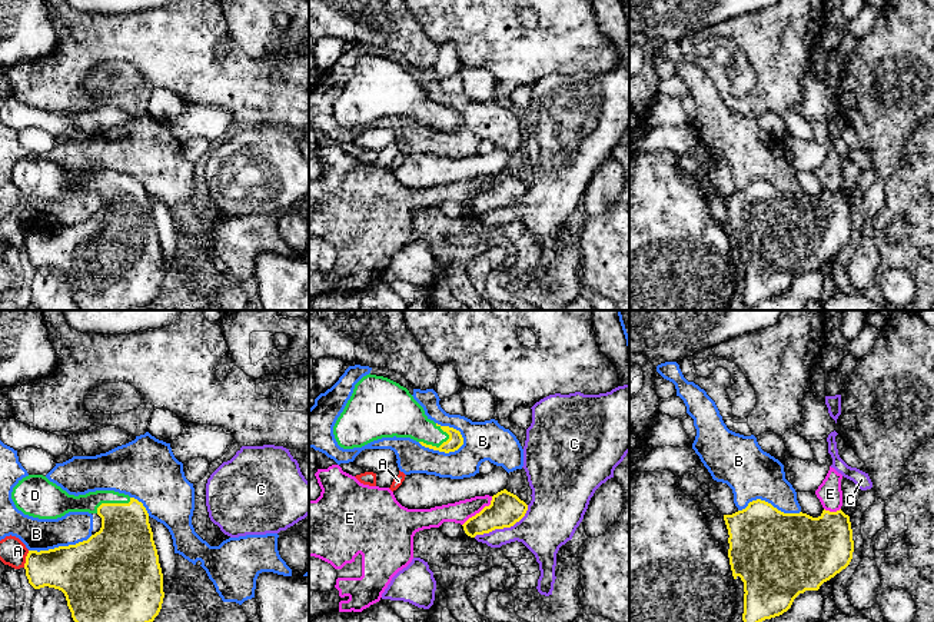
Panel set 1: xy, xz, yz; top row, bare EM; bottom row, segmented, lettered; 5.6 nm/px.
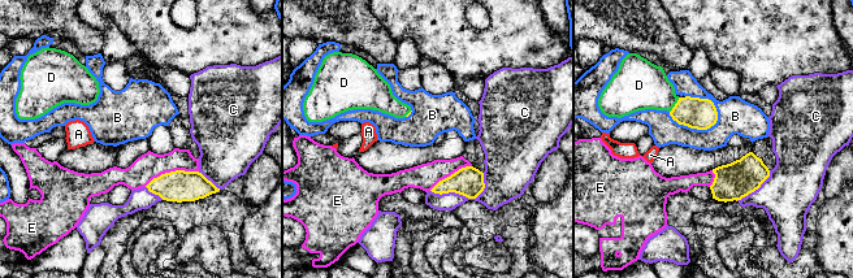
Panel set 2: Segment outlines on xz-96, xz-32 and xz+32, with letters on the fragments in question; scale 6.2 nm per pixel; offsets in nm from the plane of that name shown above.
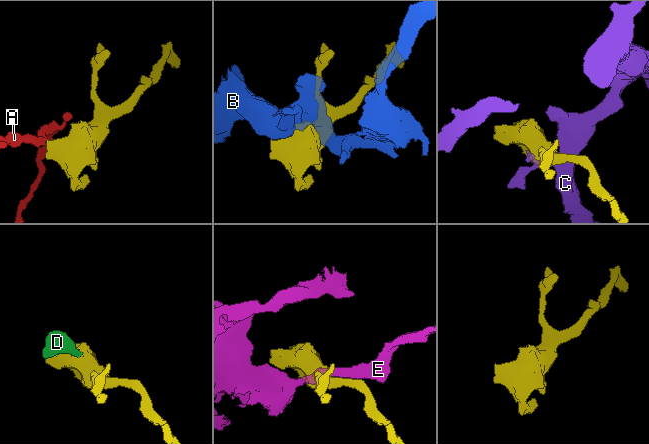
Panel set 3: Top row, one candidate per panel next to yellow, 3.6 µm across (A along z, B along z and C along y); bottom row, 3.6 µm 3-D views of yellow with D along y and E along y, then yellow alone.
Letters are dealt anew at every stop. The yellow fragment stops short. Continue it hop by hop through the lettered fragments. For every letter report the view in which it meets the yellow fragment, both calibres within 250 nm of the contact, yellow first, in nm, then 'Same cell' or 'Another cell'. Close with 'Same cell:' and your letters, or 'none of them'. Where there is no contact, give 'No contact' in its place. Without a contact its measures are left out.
A: Touches yellow in xy. Thickness 260 nm (yellow) against 150 nm. Another cell
B: Touches yellow in xz. Thickness 90 nm (yellow) against 220 nm. Another cell
C: Touches yellow in xz. Thickness 190 nm (yellow) against 280 nm. Another cell
D: Touches yellow in xz. Thickness 90 nm (yellow) against 240 nm. Same cell
E: Touches yellow in xz. Thickness 190 nm (yellow) against 120 nm. Another cell
Same cell: D

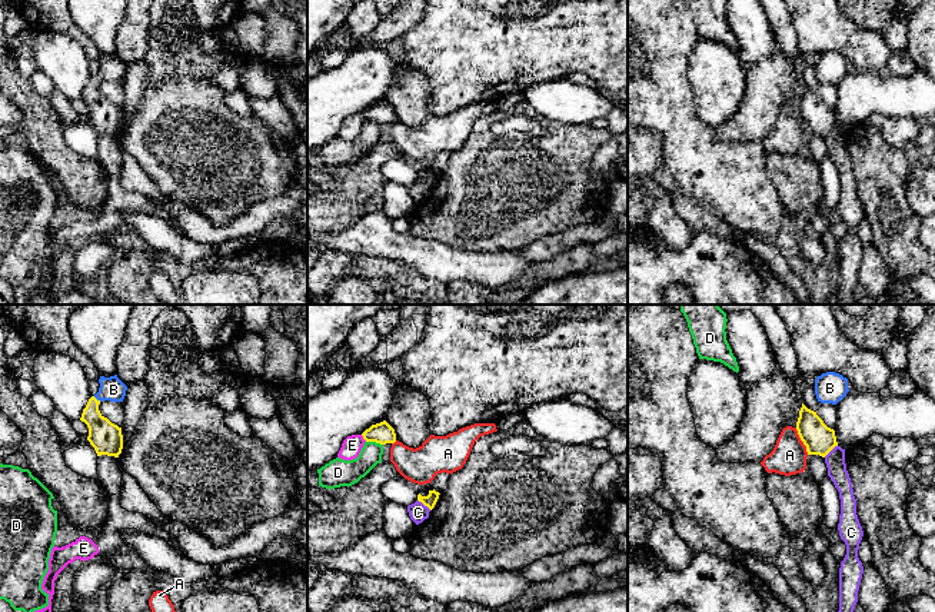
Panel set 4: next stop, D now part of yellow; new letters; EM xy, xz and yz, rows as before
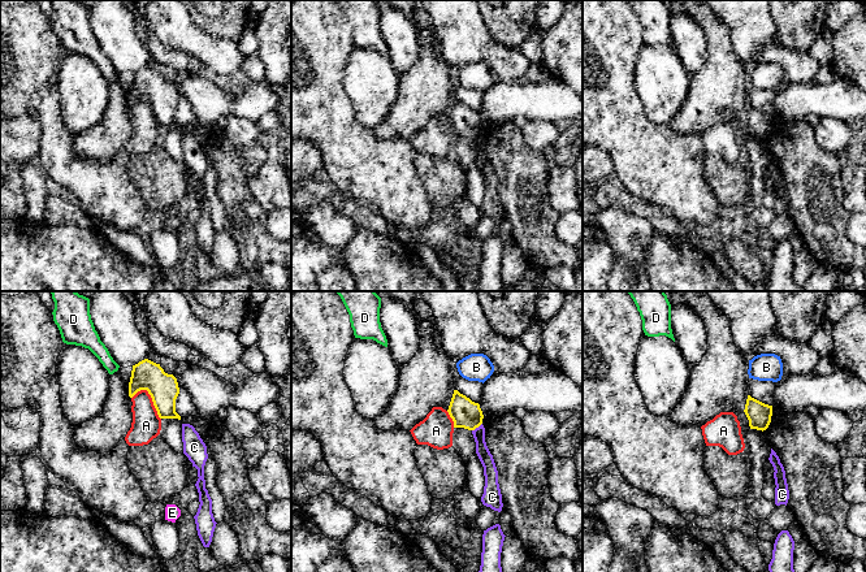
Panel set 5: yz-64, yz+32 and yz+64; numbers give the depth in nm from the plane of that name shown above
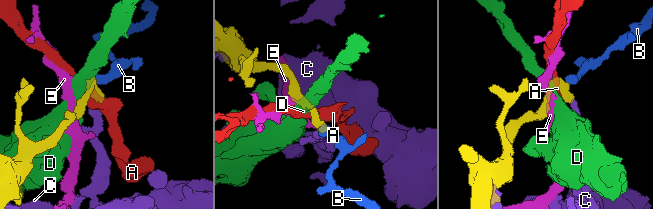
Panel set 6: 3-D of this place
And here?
A: Touches yellow in yz. Thickness 170 nm (yellow) against 190 nm. Another cell
B: Touches yellow in xy. Thickness 180 nm (yellow) against 140 nm. Same cell
C: Touches yellow in xz. Thickness 70 nm (yellow) against 110 nm. Another cell
D: Touches yellow in xz. Thickness 120 nm (yellow) against 140 nm. Another cell
E: Touches yellow in xz. Thickness 120 nm (yellow) against 110 nm. Another cell
Same cell: B

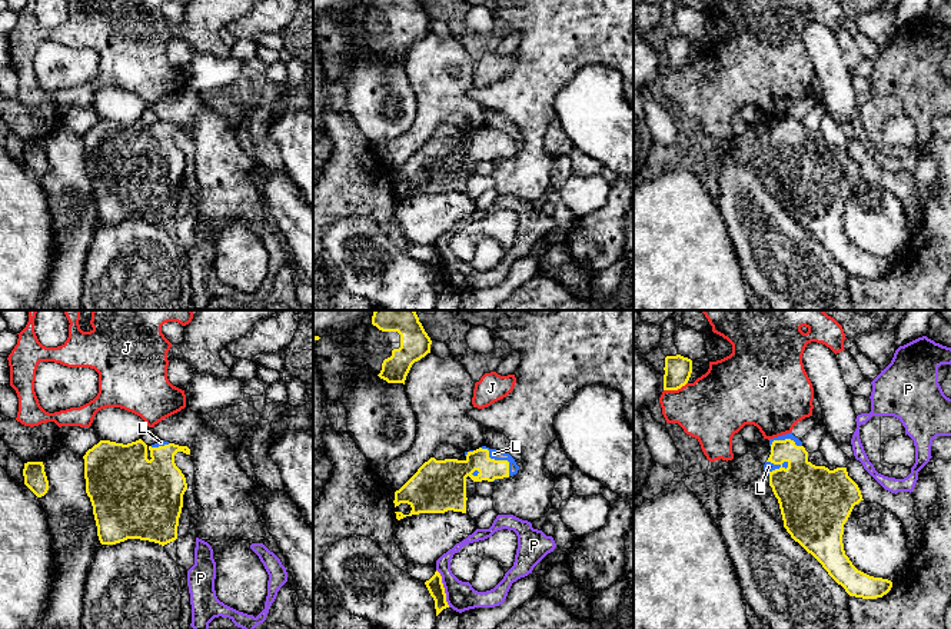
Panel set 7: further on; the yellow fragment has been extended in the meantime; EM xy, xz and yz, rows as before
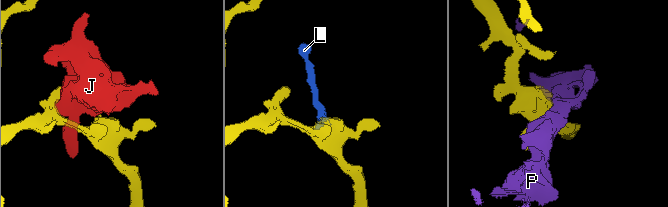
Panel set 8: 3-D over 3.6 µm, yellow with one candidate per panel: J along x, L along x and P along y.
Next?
J: Touches yellow in yz. Thickness 150 nm (yellow) against 380 nm. Another cell
L: Touches yellow in xz. Thickness 130 nm (yellow) against 60 nm. Same cell
P: Touches yellow in xz. Thickness 90 nm (yellow) against 170 nm. Another cell
Same cell: L

